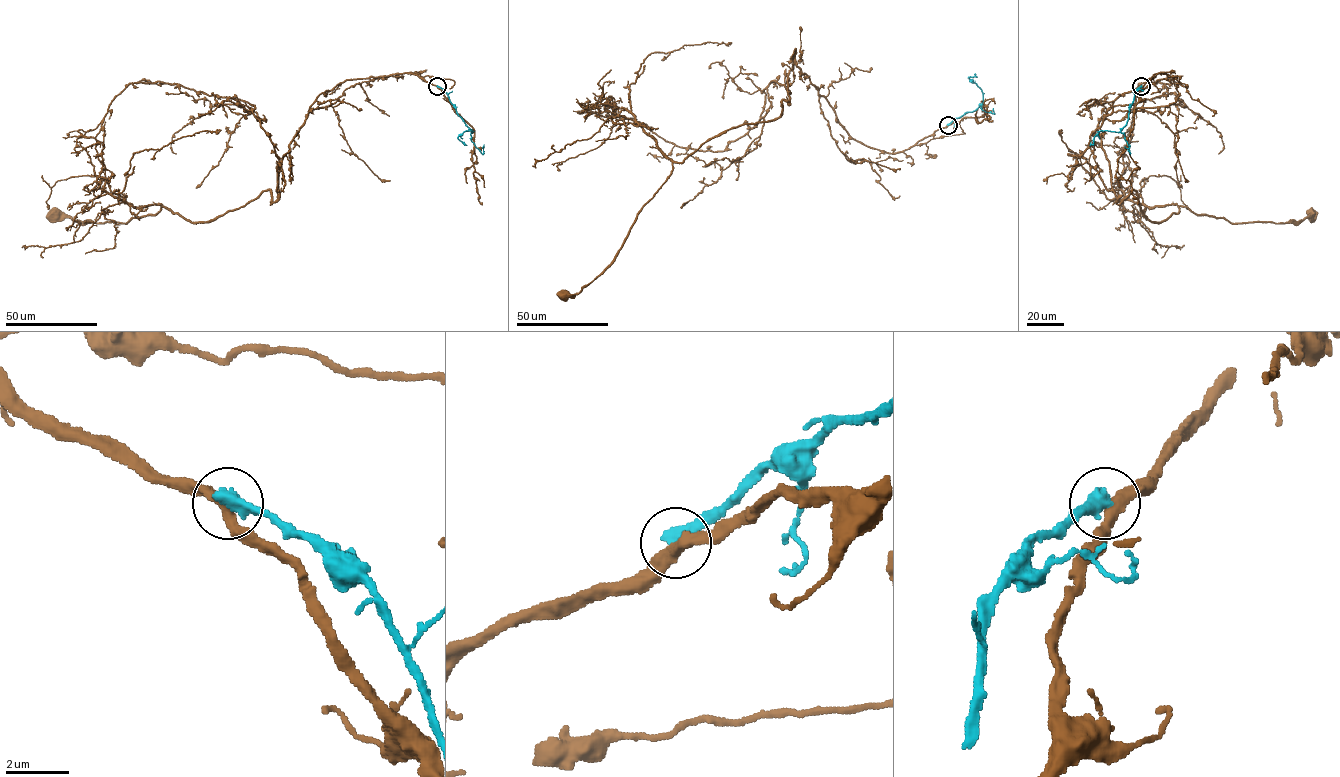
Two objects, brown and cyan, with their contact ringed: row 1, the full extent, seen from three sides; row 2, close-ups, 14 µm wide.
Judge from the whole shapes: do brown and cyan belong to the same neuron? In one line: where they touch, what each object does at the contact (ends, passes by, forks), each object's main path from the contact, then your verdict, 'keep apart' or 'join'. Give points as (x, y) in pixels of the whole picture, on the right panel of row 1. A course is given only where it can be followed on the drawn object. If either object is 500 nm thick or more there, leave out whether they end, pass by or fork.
(1141, 86) | brown via (1141, 86), (1169, 76), (1119, 96), (1077, 156), (1118, 204), (1134, 190), (1155, 222), (1313, 214) | cyan via (1141, 86), (1135, 91), (1127, 124), (1119, 132), (1100, 130), (1092, 144), (1091, 142) | keep apart

